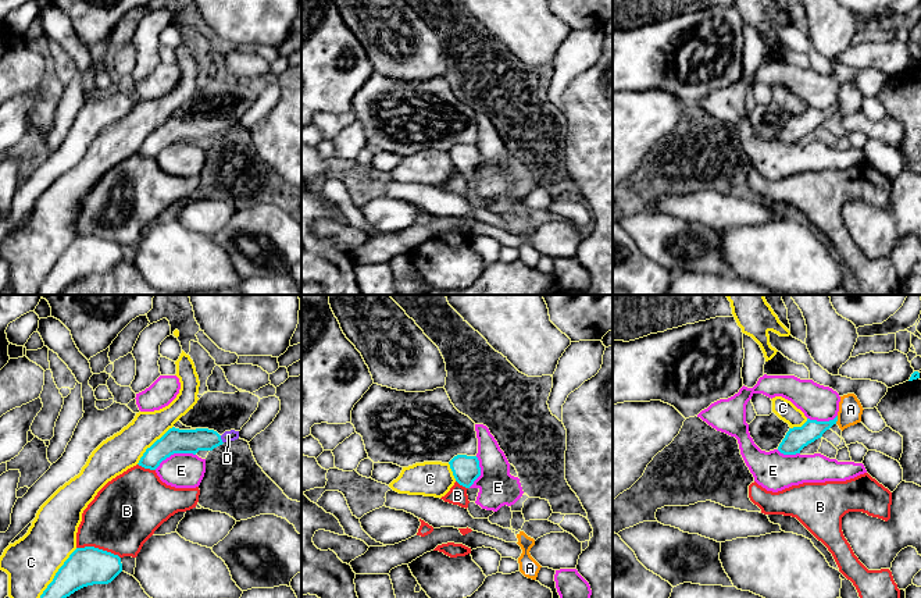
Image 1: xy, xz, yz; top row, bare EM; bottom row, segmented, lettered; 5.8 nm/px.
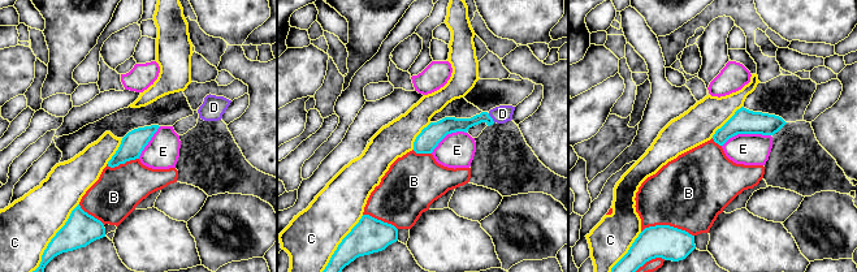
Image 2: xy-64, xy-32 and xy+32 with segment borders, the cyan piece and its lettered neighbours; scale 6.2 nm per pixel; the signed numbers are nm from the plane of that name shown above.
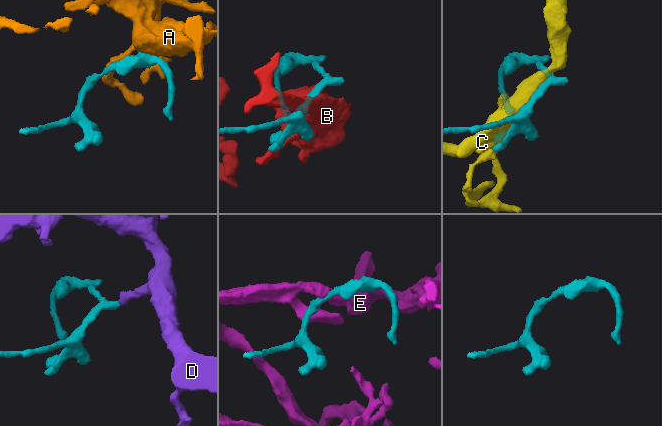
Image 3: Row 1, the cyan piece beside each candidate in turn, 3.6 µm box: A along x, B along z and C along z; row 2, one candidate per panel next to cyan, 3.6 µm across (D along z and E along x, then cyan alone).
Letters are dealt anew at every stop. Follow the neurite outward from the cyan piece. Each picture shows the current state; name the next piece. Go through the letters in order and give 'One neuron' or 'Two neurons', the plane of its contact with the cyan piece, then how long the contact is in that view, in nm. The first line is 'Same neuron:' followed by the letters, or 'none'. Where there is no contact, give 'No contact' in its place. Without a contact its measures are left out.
Same neuron: D
A: Two neurons. Touches cyan in yz. Shared border 50 nm
B: Two neurons. Touches cyan in xy. Shared border 260 nm
C: Two neurons. Touches cyan in xy. Shared border 360 nm
D: One neuron. Touches cyan in xy. Shared border 50 nm
E: Two neurons. Touches cyan in xy. Shared border 260 nm

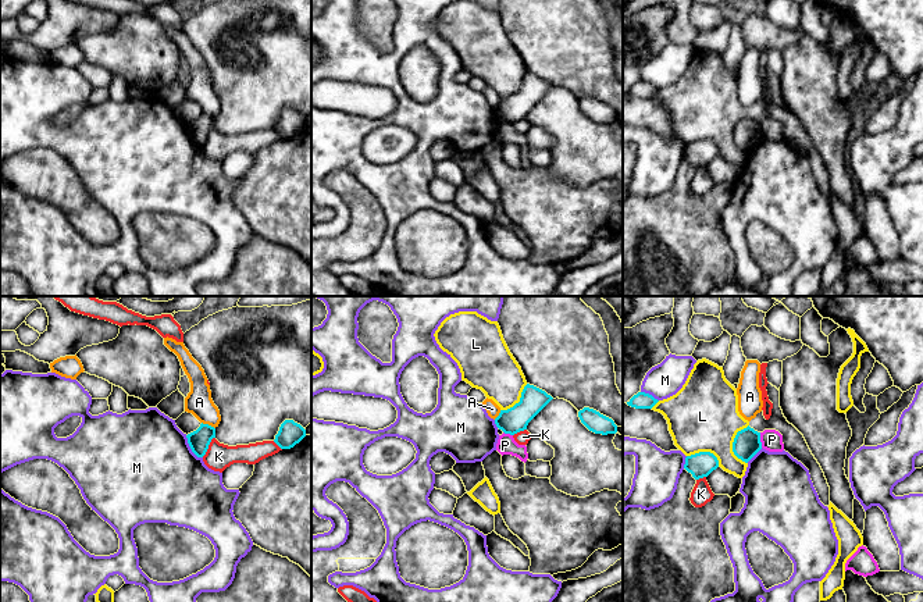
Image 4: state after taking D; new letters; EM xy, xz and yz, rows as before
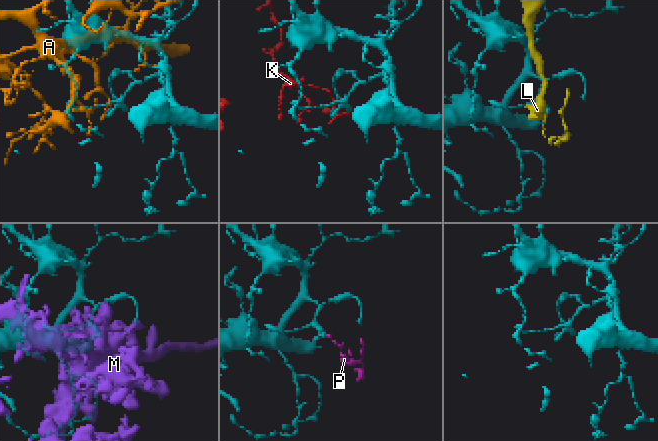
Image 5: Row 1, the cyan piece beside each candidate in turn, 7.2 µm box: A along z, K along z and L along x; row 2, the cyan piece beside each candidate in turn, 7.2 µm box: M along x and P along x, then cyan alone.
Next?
Same neuron: none
A: Two neurons. Touches cyan in xy. Shared border 90 nm
K: Two neurons. Touches cyan in xy. Shared border 140 nm
L: Two neurons. Touches cyan in yz. Shared border 240 nm
M: Two neurons. Touches cyan in xy. Shared border 170 nm
P: Two neurons. Touches cyan in yz. Shared border 90 nm

